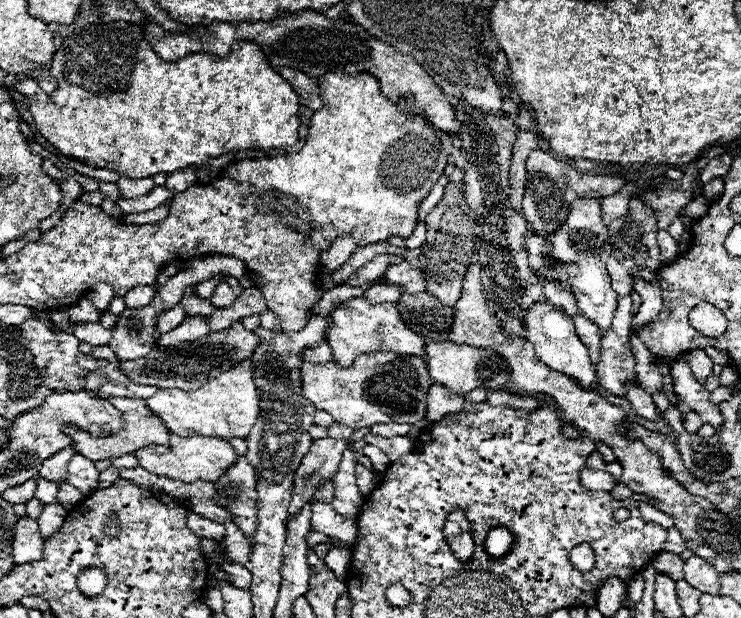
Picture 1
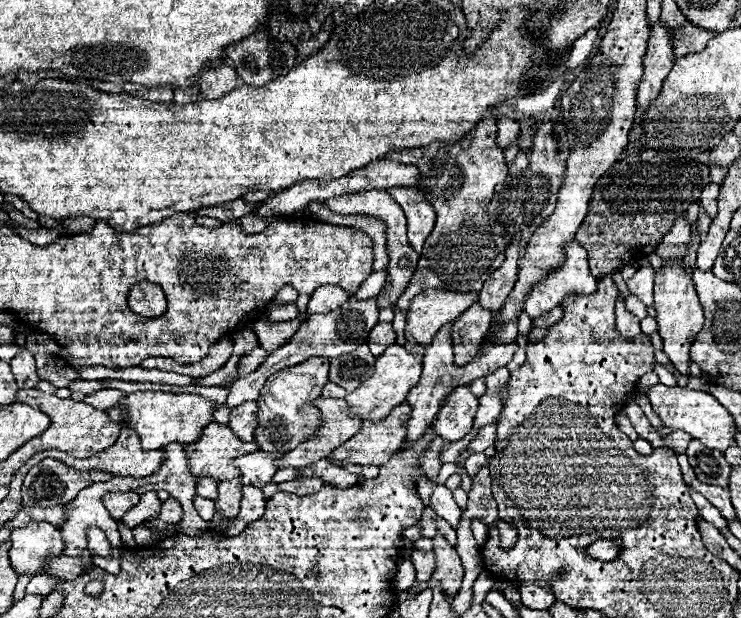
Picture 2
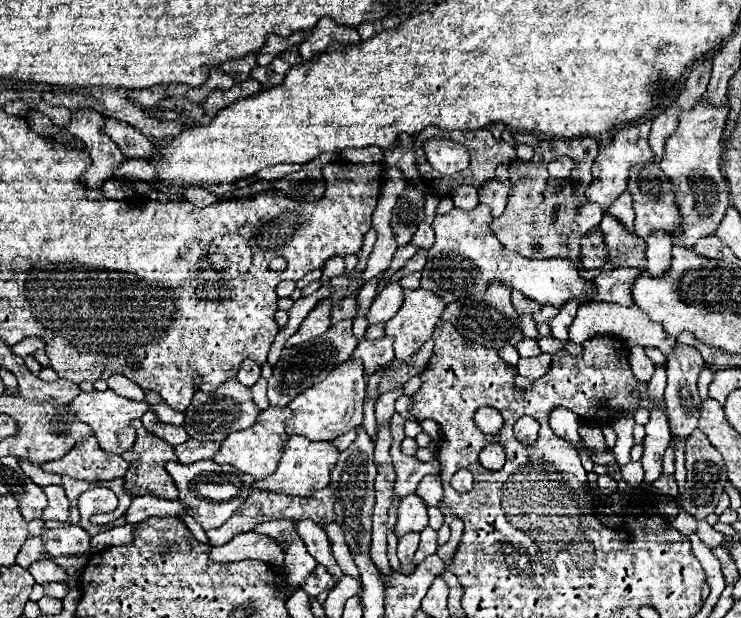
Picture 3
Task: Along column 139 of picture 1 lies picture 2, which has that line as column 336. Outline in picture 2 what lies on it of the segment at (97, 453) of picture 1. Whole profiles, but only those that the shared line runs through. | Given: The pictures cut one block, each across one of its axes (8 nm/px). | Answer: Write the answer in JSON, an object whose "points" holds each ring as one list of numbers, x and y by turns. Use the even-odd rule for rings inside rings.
{"points":[[316,398,316,408,322,412,322,426,318,434,294,450,286,452,284,458,278,458,274,464,278,468,304,468,316,460,328,458,340,444,348,442,358,430,362,420,348,414,348,402,338,398]]}

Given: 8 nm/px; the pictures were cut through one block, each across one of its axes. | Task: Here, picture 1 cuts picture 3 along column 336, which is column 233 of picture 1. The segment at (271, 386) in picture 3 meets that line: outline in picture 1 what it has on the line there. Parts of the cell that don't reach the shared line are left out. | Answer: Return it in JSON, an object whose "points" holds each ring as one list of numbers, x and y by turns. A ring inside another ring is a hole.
{"points":[[232,324,224,332,212,332,210,336,198,338,194,342,182,342,174,348,166,350,152,350,148,356,138,360,120,360,118,366,122,374,126,374,134,384,142,386,158,386,158,388,198,388,204,380,218,376,220,372,232,368,236,362,248,360,258,346,258,336,246,330,242,324]]}

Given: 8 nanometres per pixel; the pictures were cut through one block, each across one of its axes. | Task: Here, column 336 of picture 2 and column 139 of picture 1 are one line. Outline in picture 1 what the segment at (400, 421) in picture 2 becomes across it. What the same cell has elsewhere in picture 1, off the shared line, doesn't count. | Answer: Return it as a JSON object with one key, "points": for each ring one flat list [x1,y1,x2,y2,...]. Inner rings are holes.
{"points":[[172,434,170,436,170,446,150,444,150,446,144,446,144,448,136,450,134,456,140,460,140,466,144,470,154,472,158,476,184,480,184,482,192,482,192,480,216,482,224,474,224,470,228,470,228,464,232,464,232,460,236,460,236,452,226,440,196,436,196,434,188,436,188,438]]}

